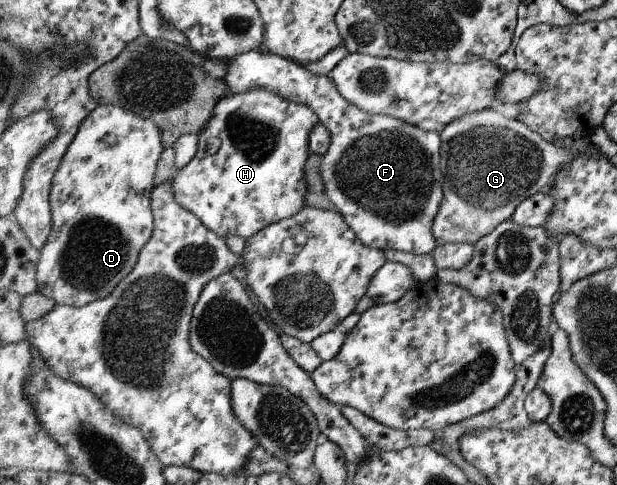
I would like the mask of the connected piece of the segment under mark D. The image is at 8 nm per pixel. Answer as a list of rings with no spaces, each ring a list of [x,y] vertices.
[[[100,105],[81,125],[80,133],[77,134],[75,141],[69,148],[61,165],[60,172],[54,180],[52,190],[52,209],[54,212],[54,231],[49,238],[47,245],[42,249],[42,258],[40,261],[40,270],[38,276],[40,279],[40,291],[47,297],[52,297],[58,304],[67,304],[72,306],[88,306],[94,301],[106,299],[136,270],[140,262],[140,255],[148,245],[149,241],[156,231],[156,216],[152,207],[152,194],[156,190],[156,178],[158,177],[158,167],[165,151],[163,143],[163,131],[153,119],[149,119],[137,108],[125,109],[121,105]]]

